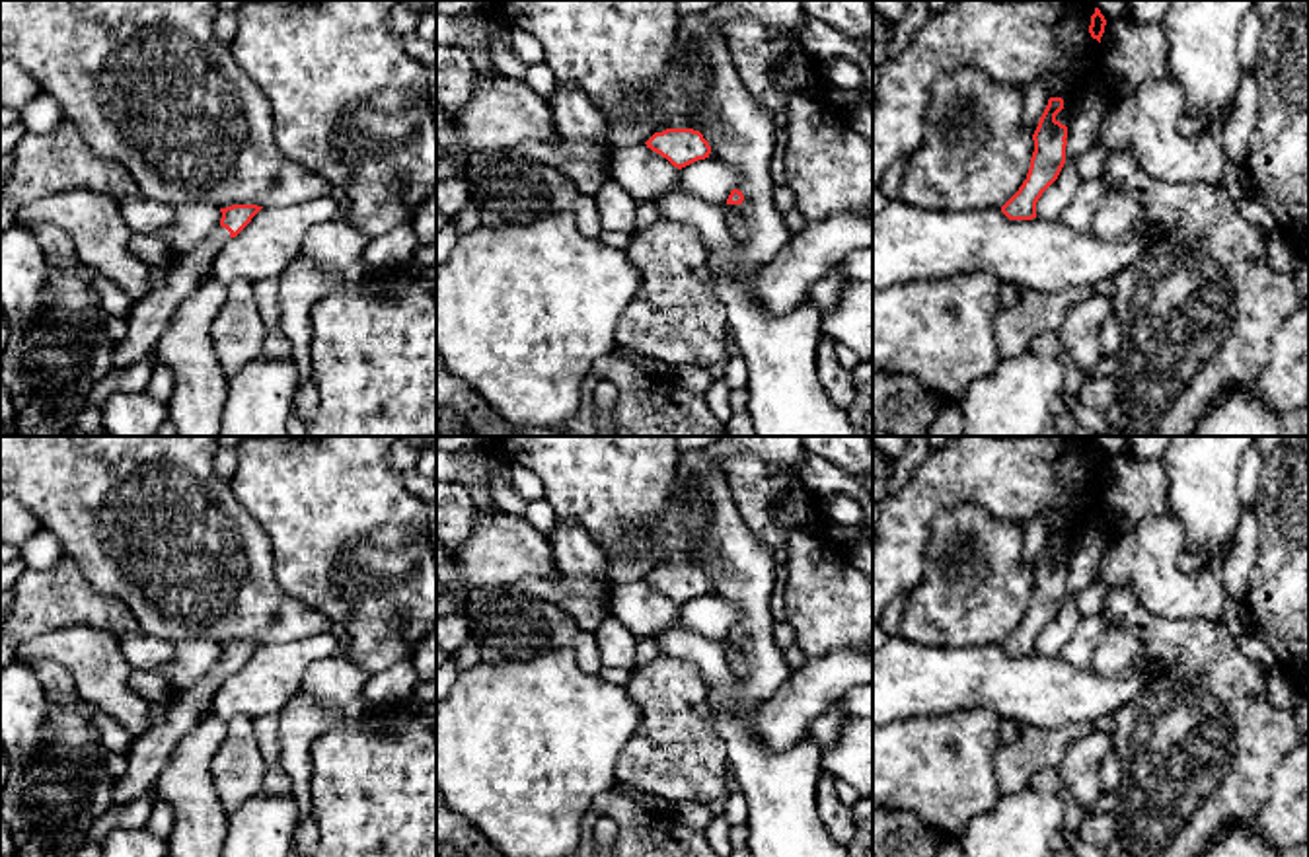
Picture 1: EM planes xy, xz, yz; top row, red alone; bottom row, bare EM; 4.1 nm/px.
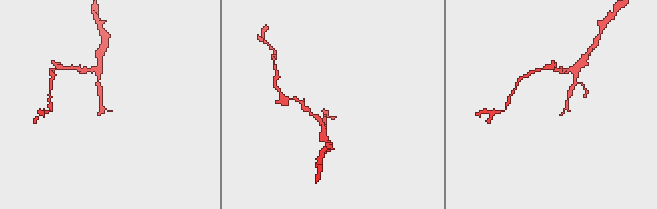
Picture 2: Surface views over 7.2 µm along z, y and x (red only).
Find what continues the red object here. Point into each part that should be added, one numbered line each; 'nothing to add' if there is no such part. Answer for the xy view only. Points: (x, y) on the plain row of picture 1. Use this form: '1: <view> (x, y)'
1: xy (150, 752)

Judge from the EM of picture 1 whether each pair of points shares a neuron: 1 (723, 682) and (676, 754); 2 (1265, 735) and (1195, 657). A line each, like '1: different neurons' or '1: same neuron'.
1: different neurons
2: same neuron

